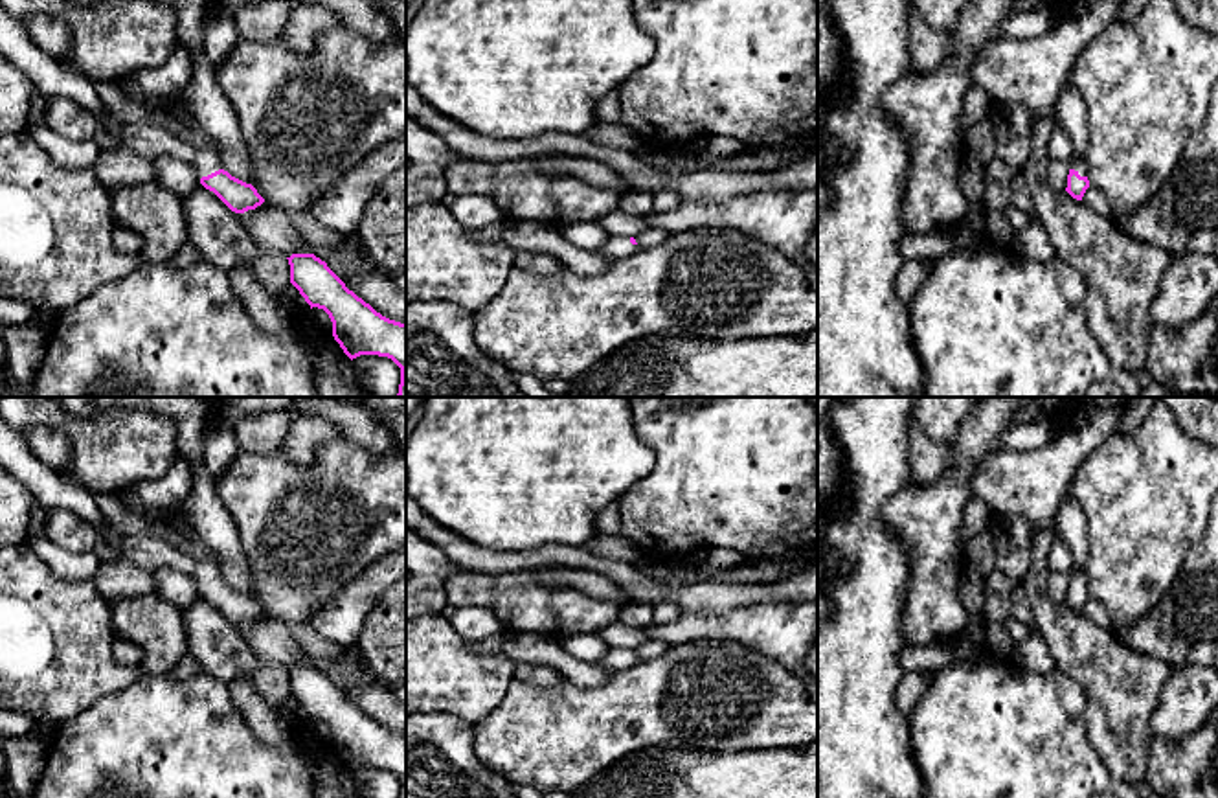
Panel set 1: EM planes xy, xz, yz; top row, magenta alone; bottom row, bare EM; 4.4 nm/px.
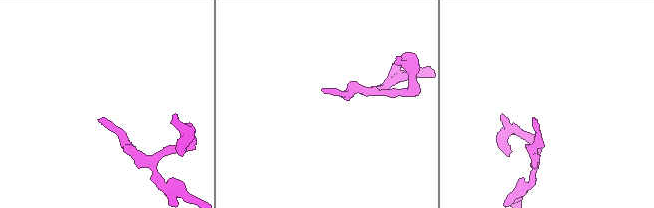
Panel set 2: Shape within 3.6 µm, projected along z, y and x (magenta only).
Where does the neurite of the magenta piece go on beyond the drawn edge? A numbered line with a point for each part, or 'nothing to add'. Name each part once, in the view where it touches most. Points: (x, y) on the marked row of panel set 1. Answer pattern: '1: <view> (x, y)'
1: xy (149, 140)

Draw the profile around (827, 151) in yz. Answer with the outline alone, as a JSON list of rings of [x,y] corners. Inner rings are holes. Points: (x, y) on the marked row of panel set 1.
[[[818,132],[818,178],[825,178],[829,165],[841,154],[841,147]]]

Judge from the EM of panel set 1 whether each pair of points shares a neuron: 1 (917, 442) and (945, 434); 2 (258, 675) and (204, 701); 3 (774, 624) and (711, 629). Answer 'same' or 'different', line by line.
1: different
2: different
3: same

